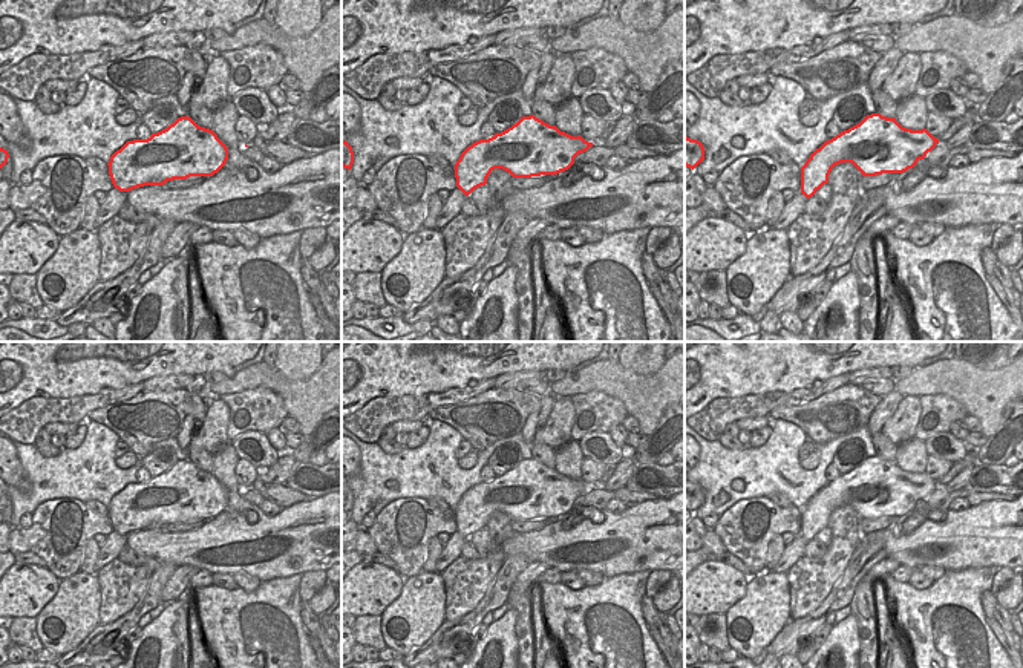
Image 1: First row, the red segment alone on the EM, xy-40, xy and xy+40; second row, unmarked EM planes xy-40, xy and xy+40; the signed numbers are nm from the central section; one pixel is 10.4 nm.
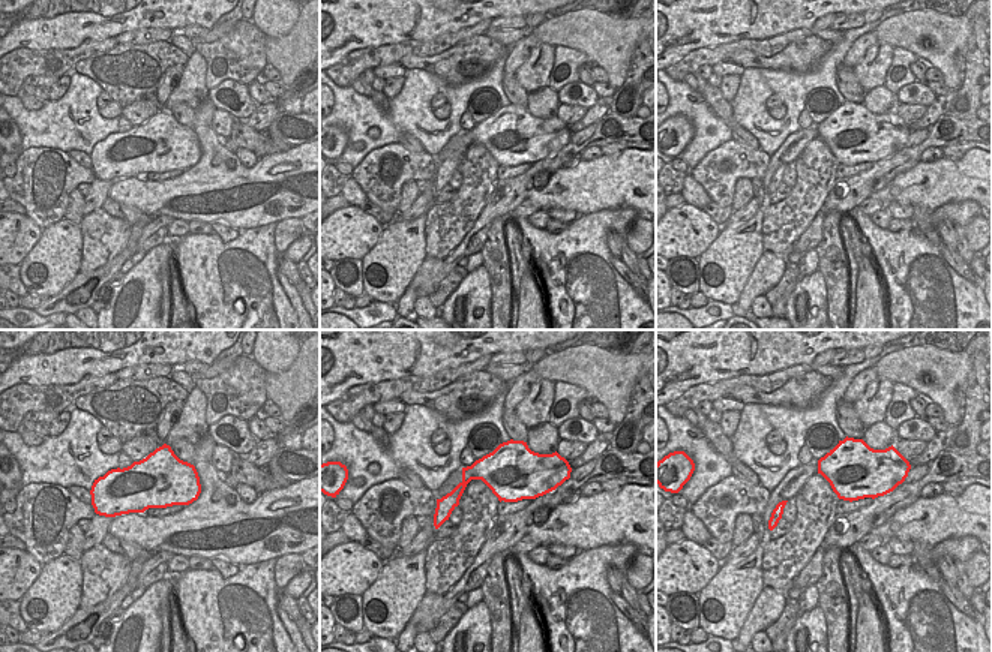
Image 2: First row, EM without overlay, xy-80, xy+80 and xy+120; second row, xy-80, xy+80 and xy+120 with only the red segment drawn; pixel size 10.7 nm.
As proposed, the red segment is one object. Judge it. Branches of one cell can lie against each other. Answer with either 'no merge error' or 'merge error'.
no merge error

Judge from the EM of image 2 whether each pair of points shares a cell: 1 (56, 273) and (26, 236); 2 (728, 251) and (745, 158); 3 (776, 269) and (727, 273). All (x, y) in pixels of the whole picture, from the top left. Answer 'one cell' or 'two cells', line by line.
1: two cells
2: two cells
3: two cells

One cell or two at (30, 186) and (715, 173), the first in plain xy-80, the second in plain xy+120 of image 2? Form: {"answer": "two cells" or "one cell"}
{"answer": "one cell"}

